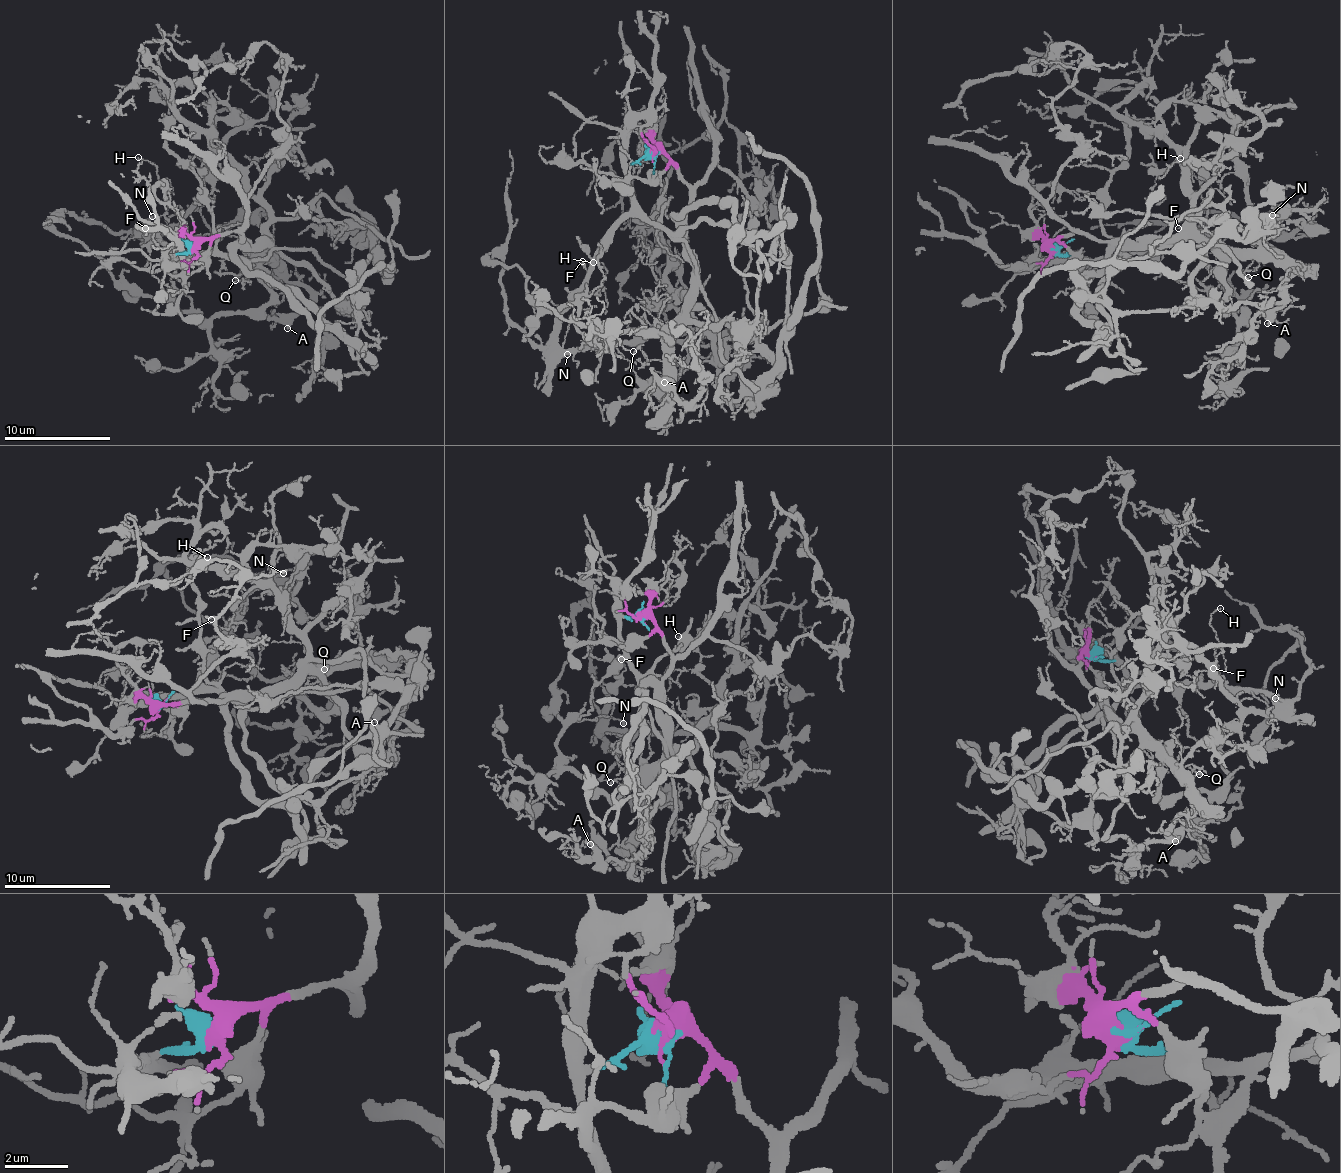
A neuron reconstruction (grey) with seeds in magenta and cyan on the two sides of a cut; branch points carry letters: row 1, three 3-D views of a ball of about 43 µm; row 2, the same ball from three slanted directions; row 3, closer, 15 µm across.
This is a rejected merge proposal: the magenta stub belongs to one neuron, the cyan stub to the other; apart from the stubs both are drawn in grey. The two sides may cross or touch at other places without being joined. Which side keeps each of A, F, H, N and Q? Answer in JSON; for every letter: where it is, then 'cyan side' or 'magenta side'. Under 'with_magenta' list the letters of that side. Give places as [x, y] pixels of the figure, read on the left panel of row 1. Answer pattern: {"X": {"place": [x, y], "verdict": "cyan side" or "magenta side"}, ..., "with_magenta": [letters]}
{"A": {"place": [287, 328], "verdict": "magenta side"}, "F": {"place": [145, 228], "verdict": "cyan side"}, "H": {"place": [138, 157], "verdict": "cyan side"}, "N": {"place": [152, 216], "verdict": "cyan side"}, "Q": {"place": [235, 280], "verdict": "magenta side"}, "with_magenta": ["A", "Q"]}

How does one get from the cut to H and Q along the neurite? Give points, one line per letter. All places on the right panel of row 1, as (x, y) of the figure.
H: (1051, 249), (1074, 260), (1148, 255), (1200, 231), (1208, 215), (1200, 186), (1192, 173), (1176, 160), (1180, 157)
Q: (1051, 249), (1054, 241), (1077, 232), (1135, 242), (1175, 237), (1210, 239), (1252, 256), (1245, 269), (1248, 277)

